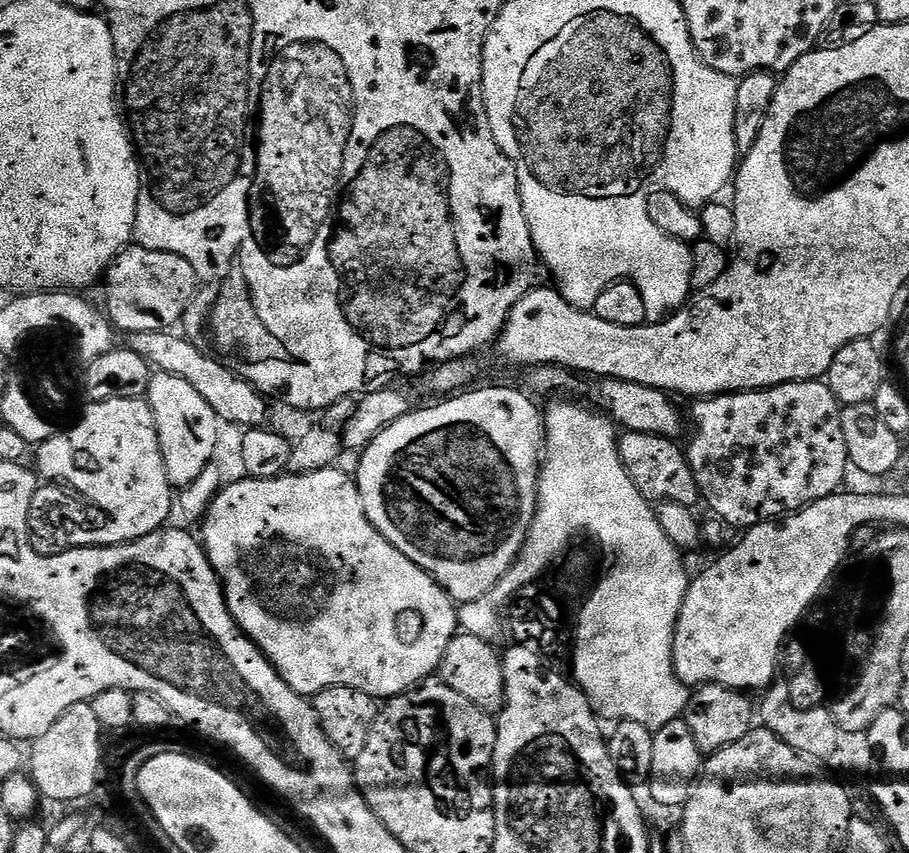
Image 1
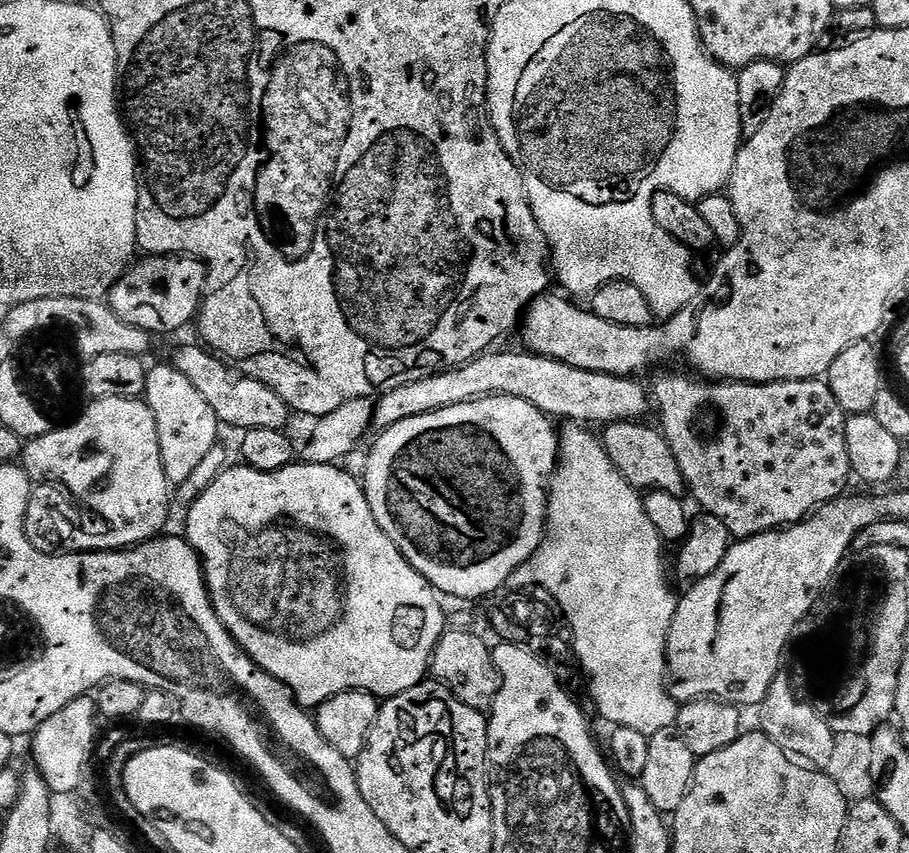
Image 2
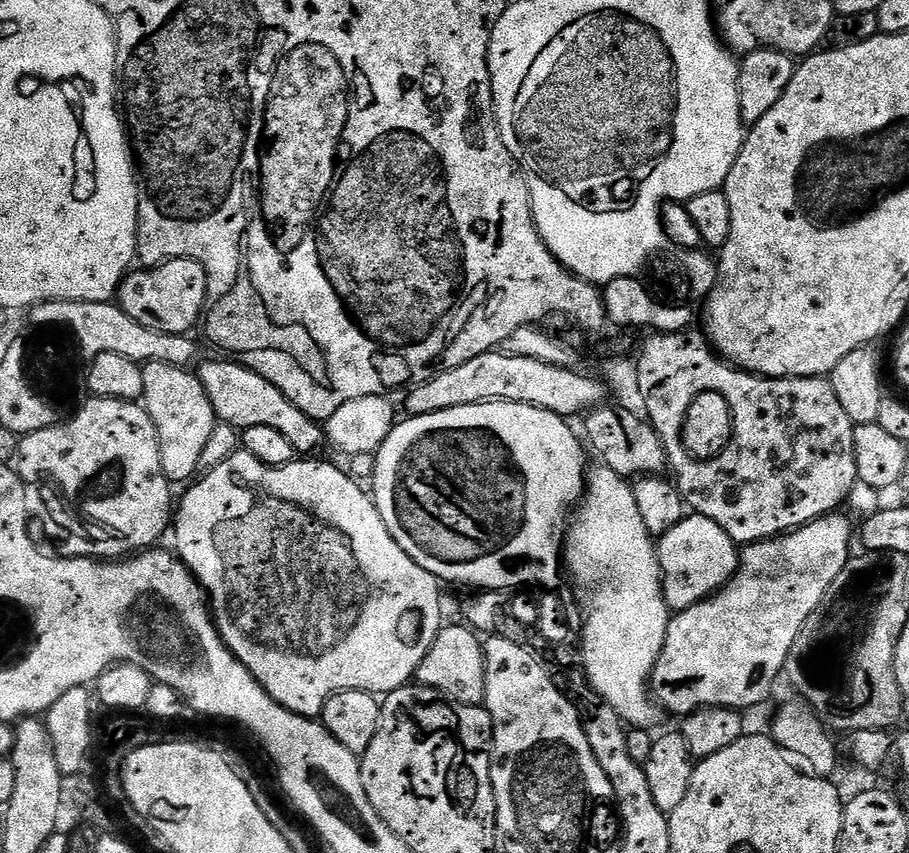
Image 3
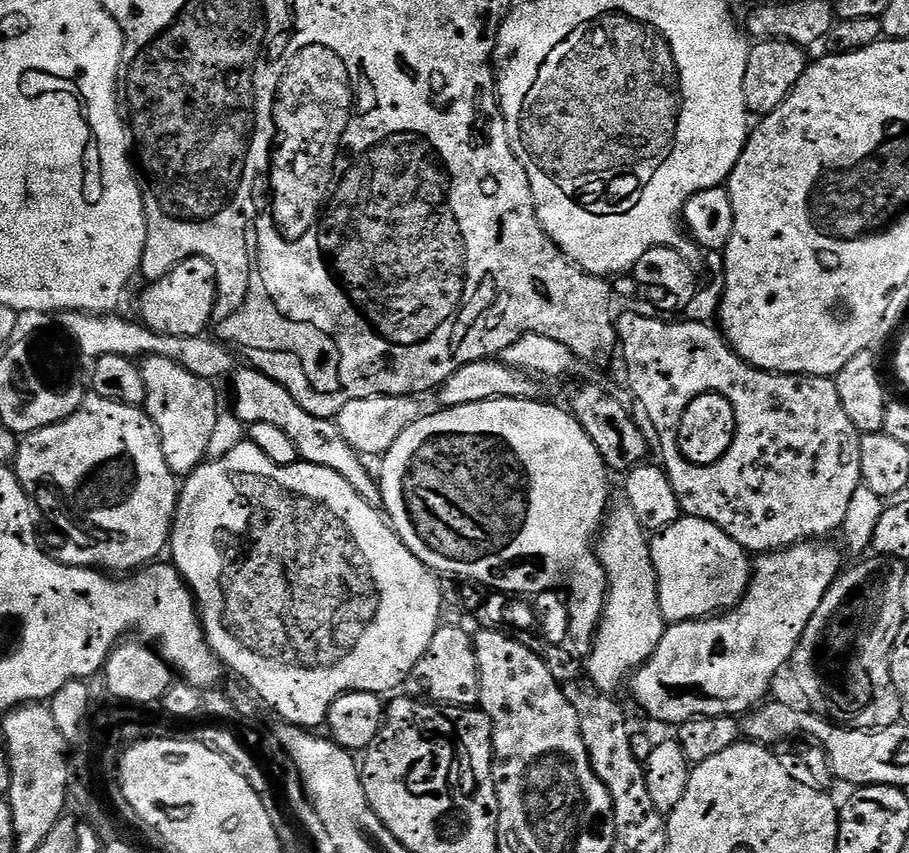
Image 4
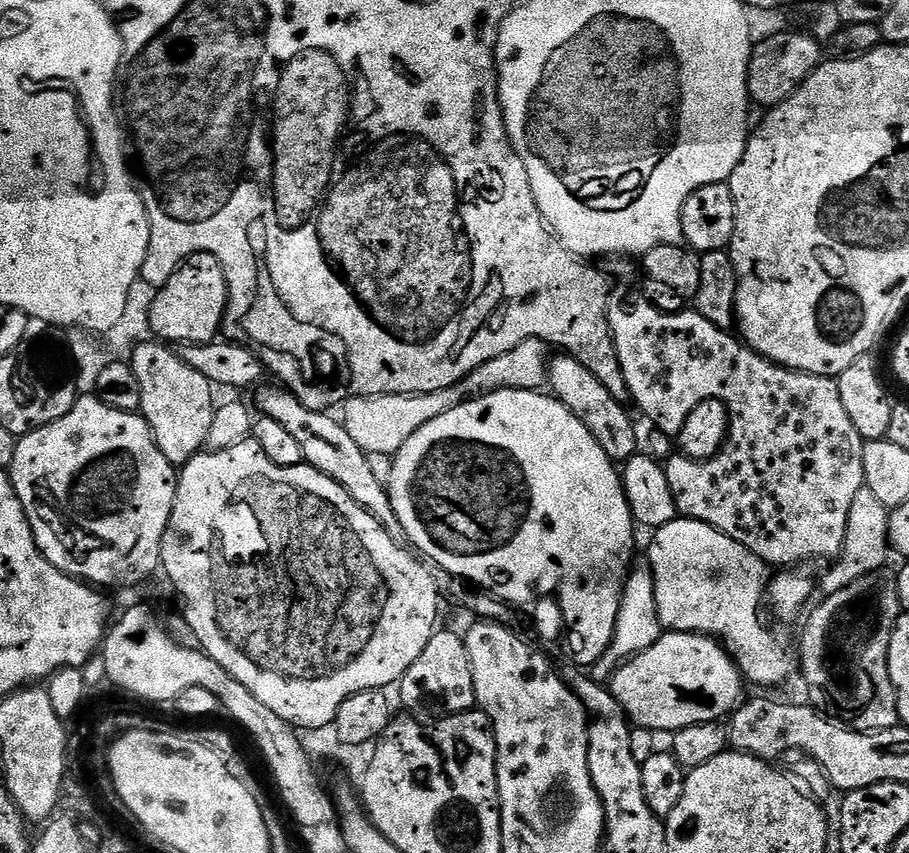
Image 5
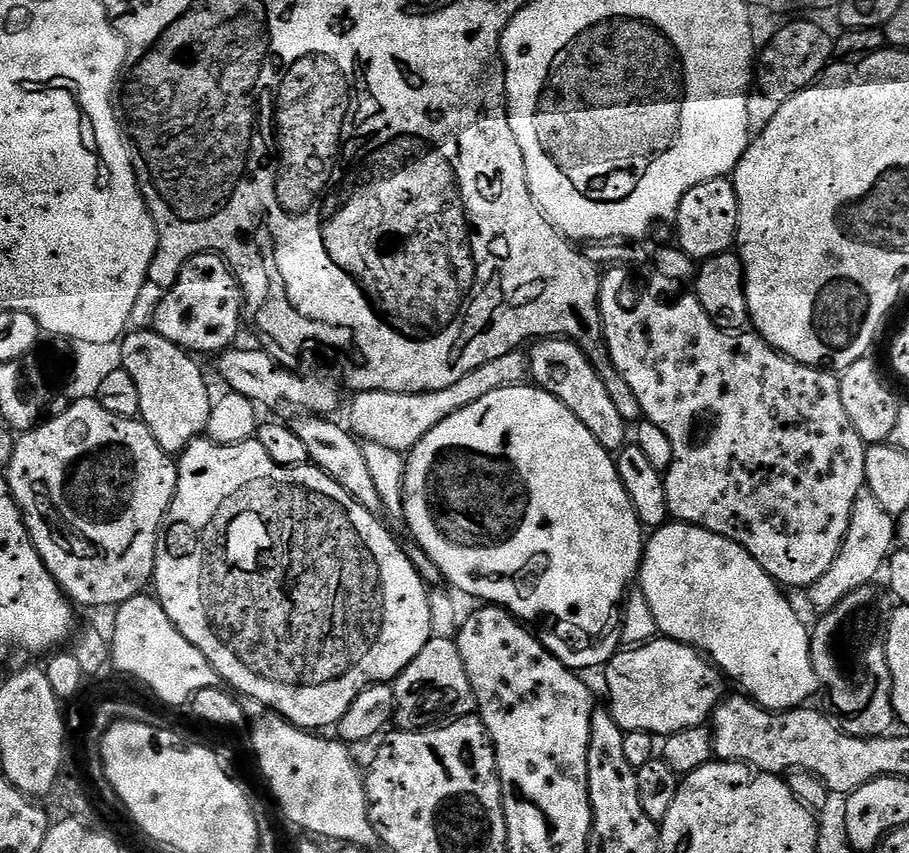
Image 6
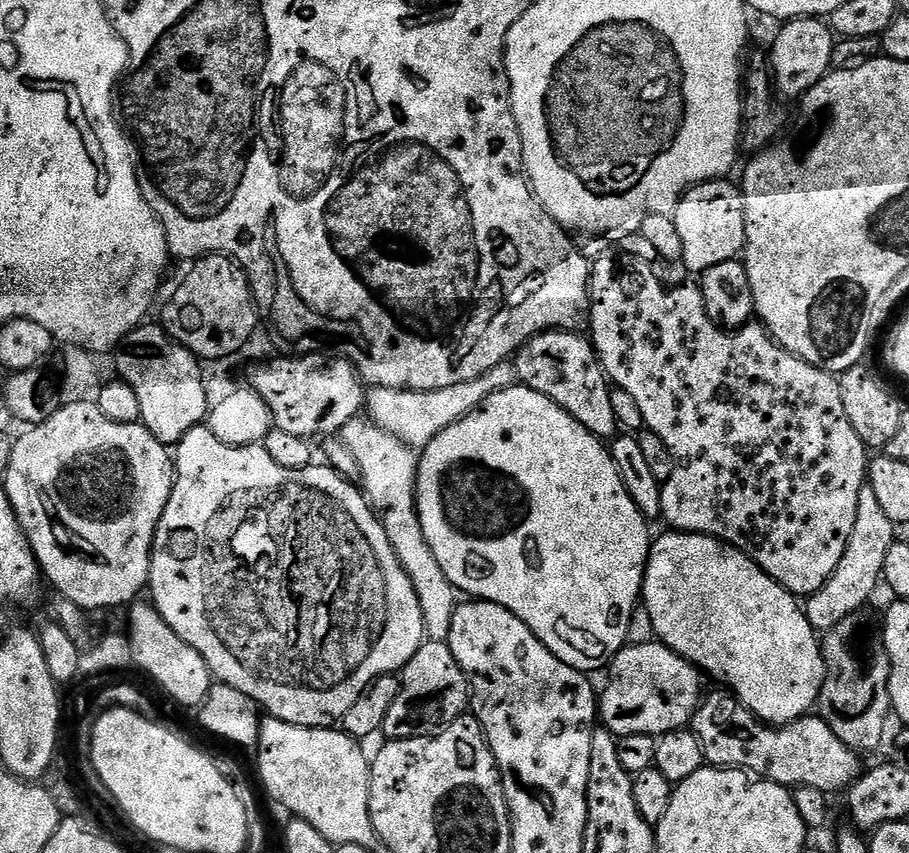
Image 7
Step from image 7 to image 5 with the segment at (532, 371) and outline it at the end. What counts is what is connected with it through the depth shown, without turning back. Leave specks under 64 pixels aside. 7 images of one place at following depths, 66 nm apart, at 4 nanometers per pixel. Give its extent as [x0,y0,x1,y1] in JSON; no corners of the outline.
[548,354,637,462]

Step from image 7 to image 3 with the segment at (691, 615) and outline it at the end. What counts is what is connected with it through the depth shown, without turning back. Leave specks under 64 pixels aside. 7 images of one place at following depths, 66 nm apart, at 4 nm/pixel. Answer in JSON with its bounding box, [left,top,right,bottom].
[659,515,740,613]

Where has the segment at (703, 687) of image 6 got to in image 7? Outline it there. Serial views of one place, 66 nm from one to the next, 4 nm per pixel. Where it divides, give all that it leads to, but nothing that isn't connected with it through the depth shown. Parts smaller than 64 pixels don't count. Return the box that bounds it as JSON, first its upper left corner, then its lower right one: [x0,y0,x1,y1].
[598,642,702,737]

